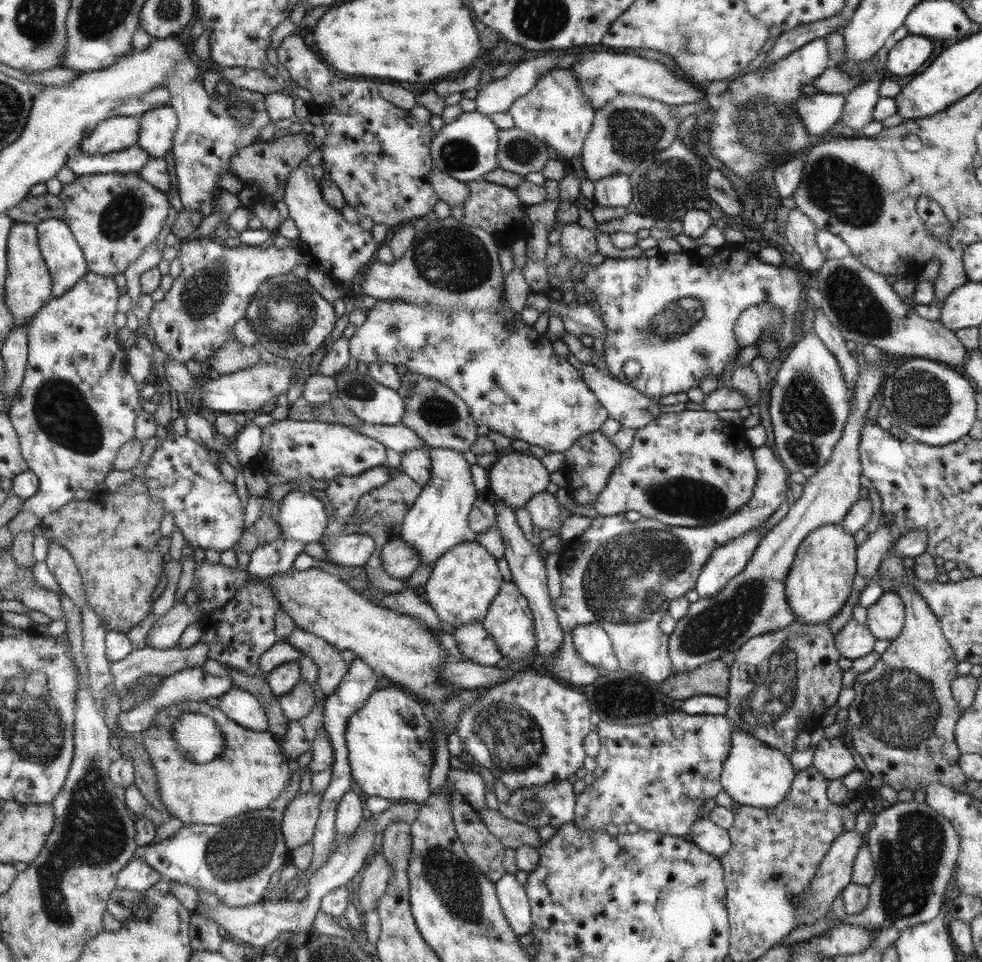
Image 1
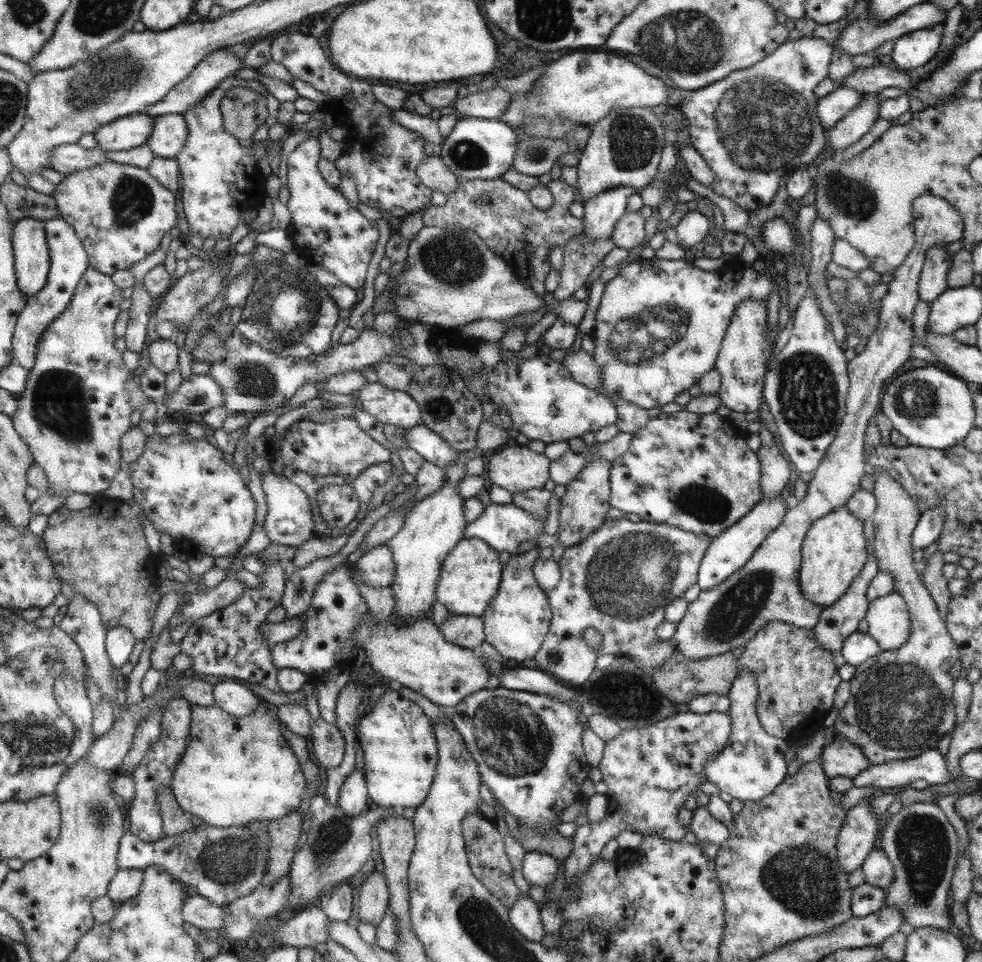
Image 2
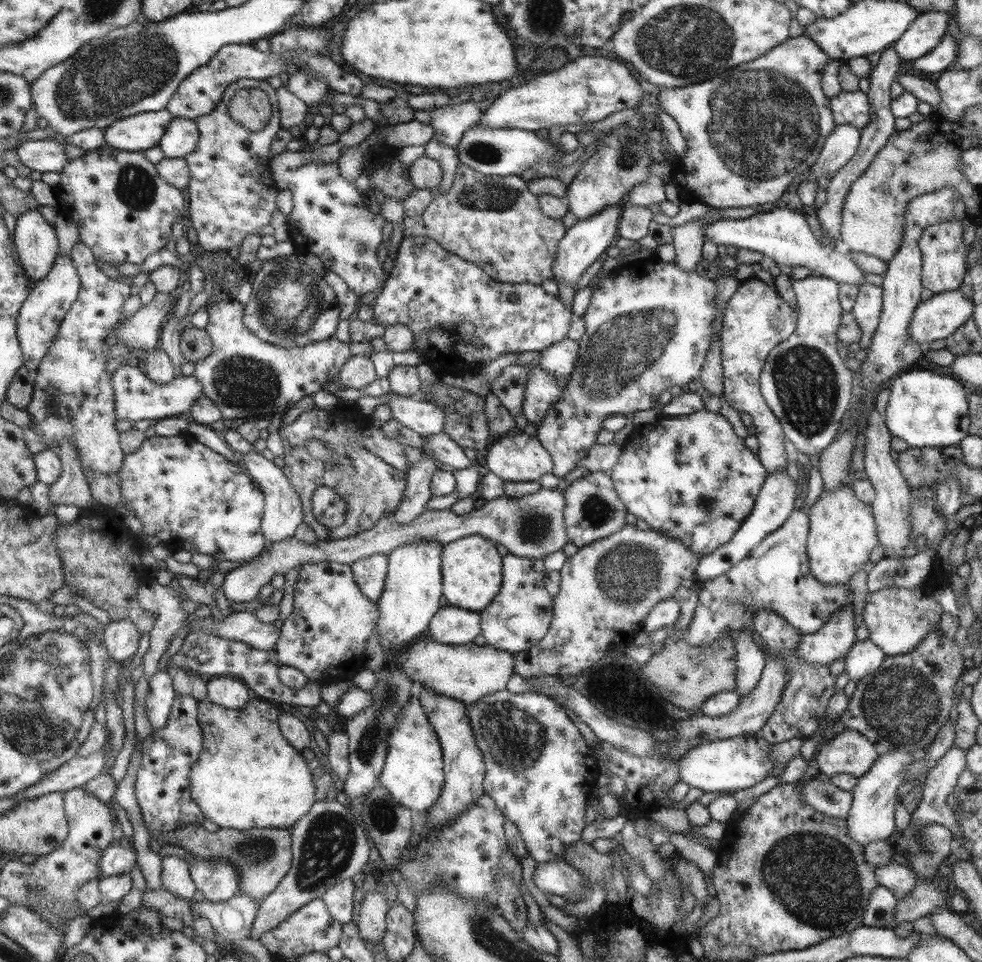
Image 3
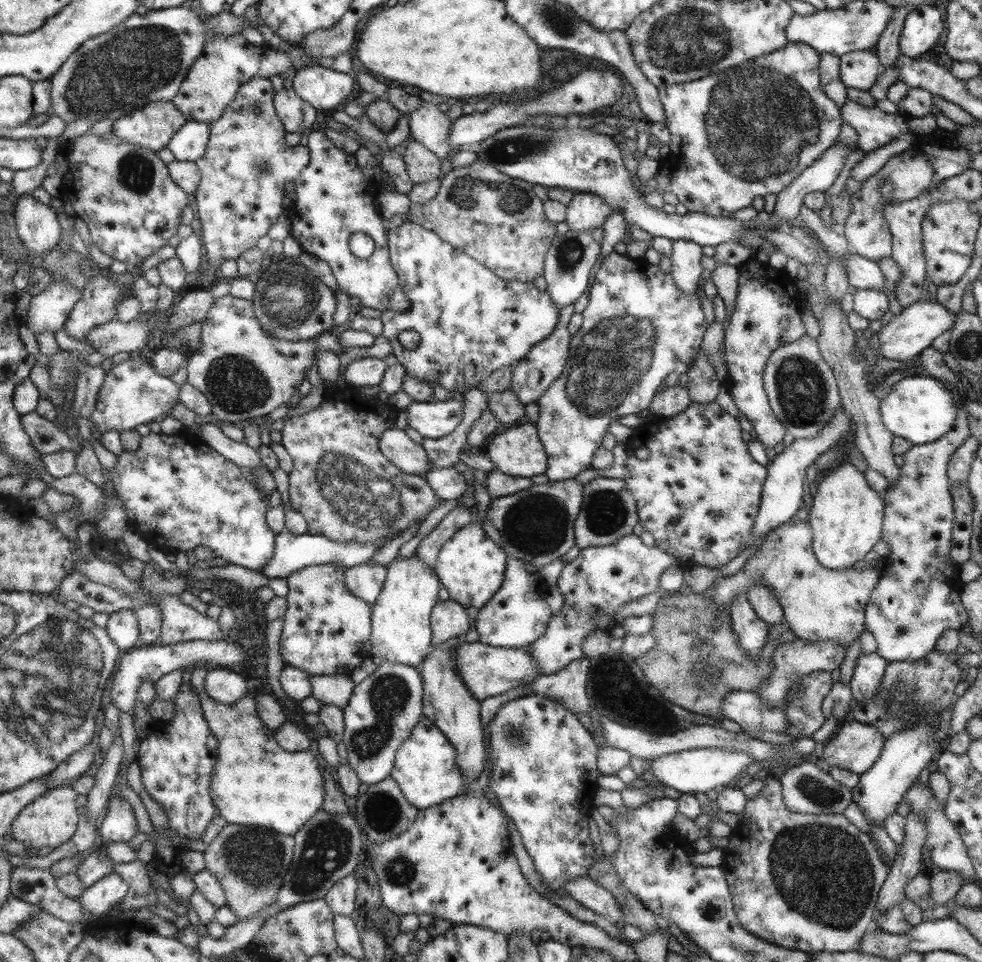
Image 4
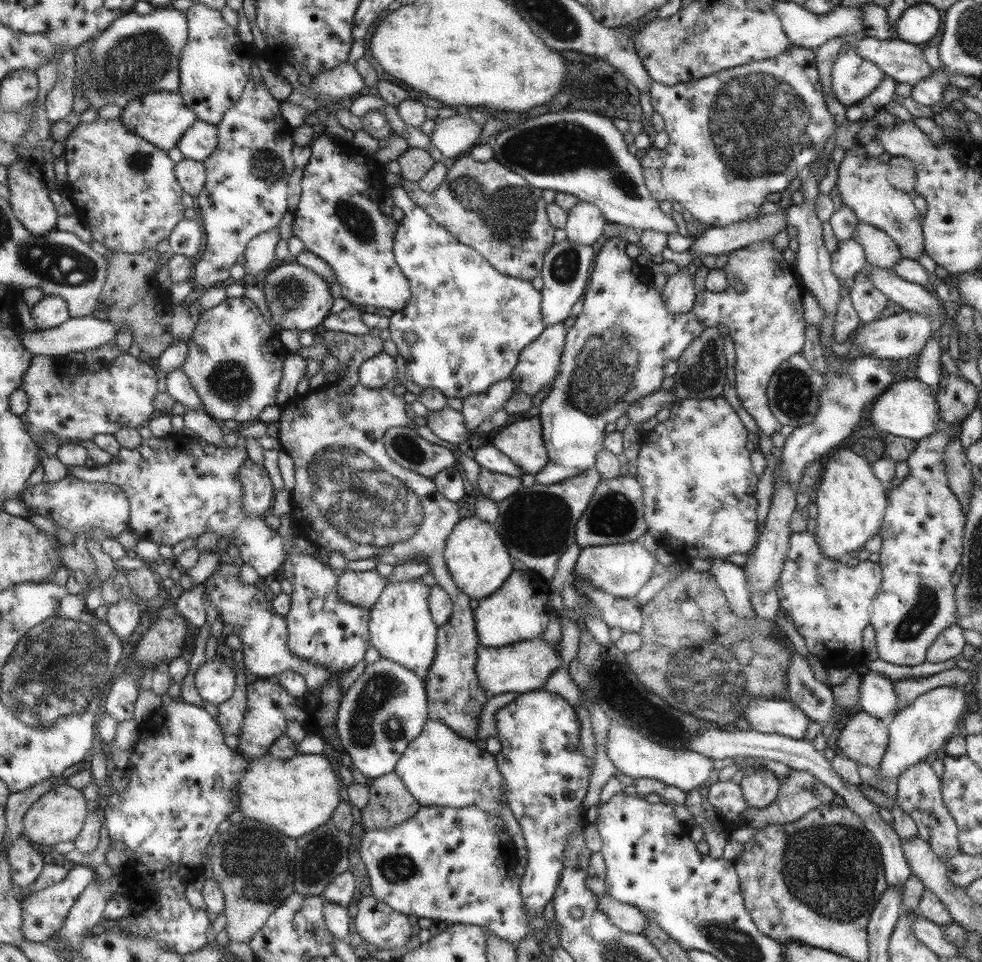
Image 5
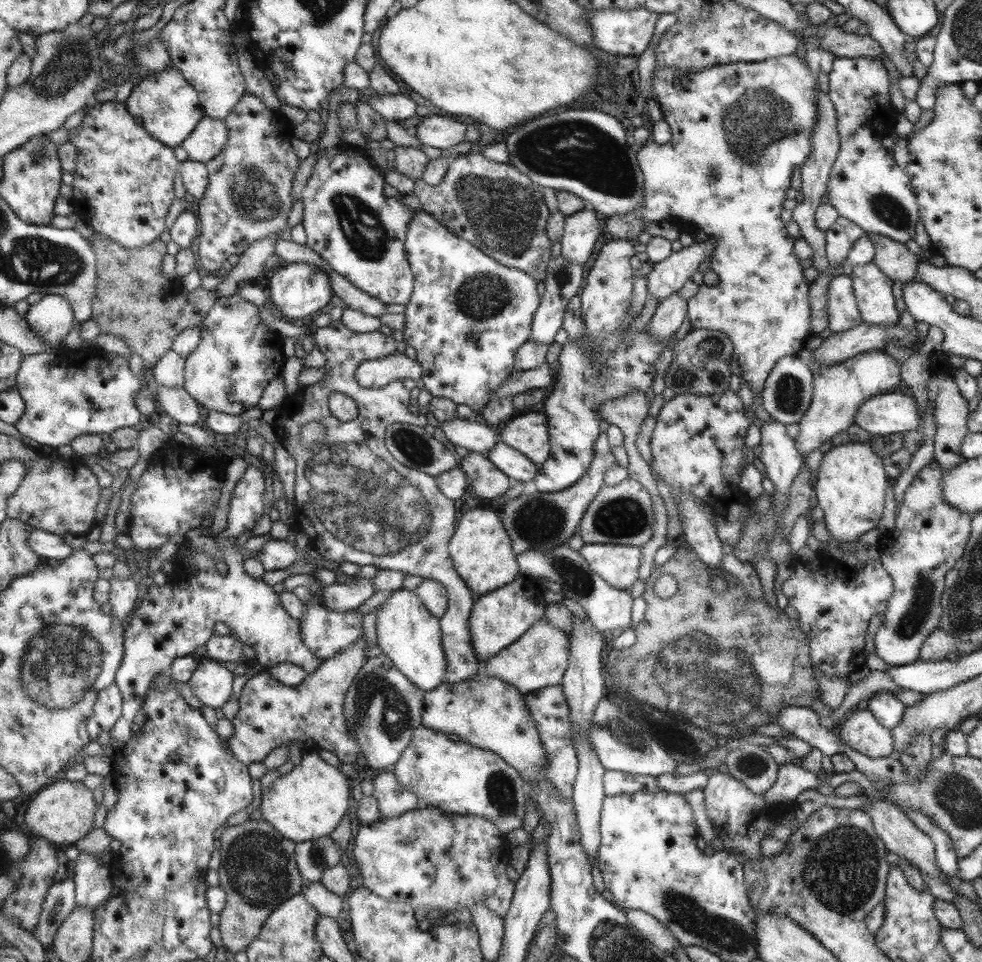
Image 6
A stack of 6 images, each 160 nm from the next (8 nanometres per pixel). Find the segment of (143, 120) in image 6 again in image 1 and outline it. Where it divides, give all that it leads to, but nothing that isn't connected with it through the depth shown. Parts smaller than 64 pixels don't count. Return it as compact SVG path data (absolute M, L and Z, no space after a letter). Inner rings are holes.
M117 116L103 120L83 140L79 148L89 155L120 152L138 144L141 138L139 119Z

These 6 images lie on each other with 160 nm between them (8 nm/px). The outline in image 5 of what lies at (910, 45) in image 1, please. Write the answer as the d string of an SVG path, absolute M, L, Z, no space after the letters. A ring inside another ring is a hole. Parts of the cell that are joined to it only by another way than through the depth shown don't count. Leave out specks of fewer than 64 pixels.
M919 2L910 6L896 22L896 38L919 46L931 40L941 24L941 16L934 5Z

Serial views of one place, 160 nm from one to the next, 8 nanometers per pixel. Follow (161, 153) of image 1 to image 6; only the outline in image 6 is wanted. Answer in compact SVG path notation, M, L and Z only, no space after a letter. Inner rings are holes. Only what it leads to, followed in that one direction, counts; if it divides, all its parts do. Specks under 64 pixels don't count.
M206 116L182 146L187 150L189 160L207 164L223 151L230 134L226 121Z

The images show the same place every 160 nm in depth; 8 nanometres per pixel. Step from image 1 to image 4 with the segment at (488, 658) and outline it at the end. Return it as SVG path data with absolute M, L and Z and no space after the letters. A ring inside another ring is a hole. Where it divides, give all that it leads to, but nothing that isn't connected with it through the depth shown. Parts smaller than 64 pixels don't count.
M450 599L439 601L430 615L431 646L449 640L450 638L463 637L469 630L469 618L458 603Z

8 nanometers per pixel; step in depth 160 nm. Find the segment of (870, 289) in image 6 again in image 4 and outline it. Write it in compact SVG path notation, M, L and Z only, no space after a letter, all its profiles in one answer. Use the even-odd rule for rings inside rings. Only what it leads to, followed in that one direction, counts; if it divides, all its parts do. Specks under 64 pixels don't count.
M856 289L852 295L852 309L855 314L873 322L891 312L891 295L886 296L880 290Z

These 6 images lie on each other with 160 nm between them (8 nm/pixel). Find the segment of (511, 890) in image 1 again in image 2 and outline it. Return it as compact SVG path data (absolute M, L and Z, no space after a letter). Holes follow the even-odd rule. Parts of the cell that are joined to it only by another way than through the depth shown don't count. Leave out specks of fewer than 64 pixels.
M519 894L509 908L509 919L515 930L528 941L538 943L543 936L540 907L530 897Z

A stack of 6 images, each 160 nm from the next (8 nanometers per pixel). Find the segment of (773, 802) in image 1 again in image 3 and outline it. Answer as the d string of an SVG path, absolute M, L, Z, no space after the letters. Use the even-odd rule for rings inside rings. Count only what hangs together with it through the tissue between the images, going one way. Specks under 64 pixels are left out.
M753 628L741 629L733 638L738 666L734 691L741 697L747 696L757 686L766 662L765 654L751 641L752 635ZM759 733L751 735L734 737L728 740L717 740L709 744L700 744L697 748L694 746L683 756L679 757L678 775L681 782L686 782L689 788L699 788L704 792L723 792L725 794L737 790L749 788L757 782L769 776L773 770L774 762L771 758L772 744L763 740Z

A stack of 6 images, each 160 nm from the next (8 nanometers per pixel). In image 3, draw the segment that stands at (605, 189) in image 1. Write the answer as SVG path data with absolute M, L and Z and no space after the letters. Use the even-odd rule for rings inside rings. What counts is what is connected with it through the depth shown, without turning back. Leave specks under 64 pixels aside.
M620 201L611 207L605 207L602 211L592 214L583 220L578 220L571 228L566 231L563 240L558 245L558 251L555 252L554 280L558 284L559 281L570 284L572 287L577 282L577 278L581 276L581 272L591 264L597 261L597 256L601 252L613 245L618 234L618 220L622 212L624 201Z

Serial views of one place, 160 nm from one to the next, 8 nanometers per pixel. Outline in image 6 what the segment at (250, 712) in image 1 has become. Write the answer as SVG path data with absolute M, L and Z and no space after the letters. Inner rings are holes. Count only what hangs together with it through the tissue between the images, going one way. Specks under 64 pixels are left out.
M202 658L188 684L202 704L222 709L233 696L233 682L235 674L224 663Z

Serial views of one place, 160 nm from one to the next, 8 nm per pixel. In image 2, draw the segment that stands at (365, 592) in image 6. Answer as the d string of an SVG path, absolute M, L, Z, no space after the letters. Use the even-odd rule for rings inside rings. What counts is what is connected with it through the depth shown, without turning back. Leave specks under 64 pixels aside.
M379 545L364 552L353 568L359 573L363 584L369 588L389 587L396 574L394 558L387 545Z

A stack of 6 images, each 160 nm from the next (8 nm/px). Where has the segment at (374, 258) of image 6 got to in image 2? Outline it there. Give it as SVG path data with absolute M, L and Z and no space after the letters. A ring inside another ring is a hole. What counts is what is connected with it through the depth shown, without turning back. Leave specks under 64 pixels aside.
M315 138L301 142L287 156L287 190L289 198L286 209L290 212L288 232L292 239L293 252L304 258L309 264L319 264L343 284L351 288L362 288L365 270L371 258L371 244L377 240L377 230L369 226L345 198L331 189L320 176L317 160L320 154Z

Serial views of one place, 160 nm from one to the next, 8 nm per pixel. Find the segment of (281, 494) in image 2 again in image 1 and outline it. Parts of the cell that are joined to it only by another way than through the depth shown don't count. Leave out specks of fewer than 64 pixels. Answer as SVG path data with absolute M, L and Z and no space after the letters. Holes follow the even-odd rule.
M290 491L280 501L278 524L283 535L305 544L317 542L327 521L323 503L309 493Z

